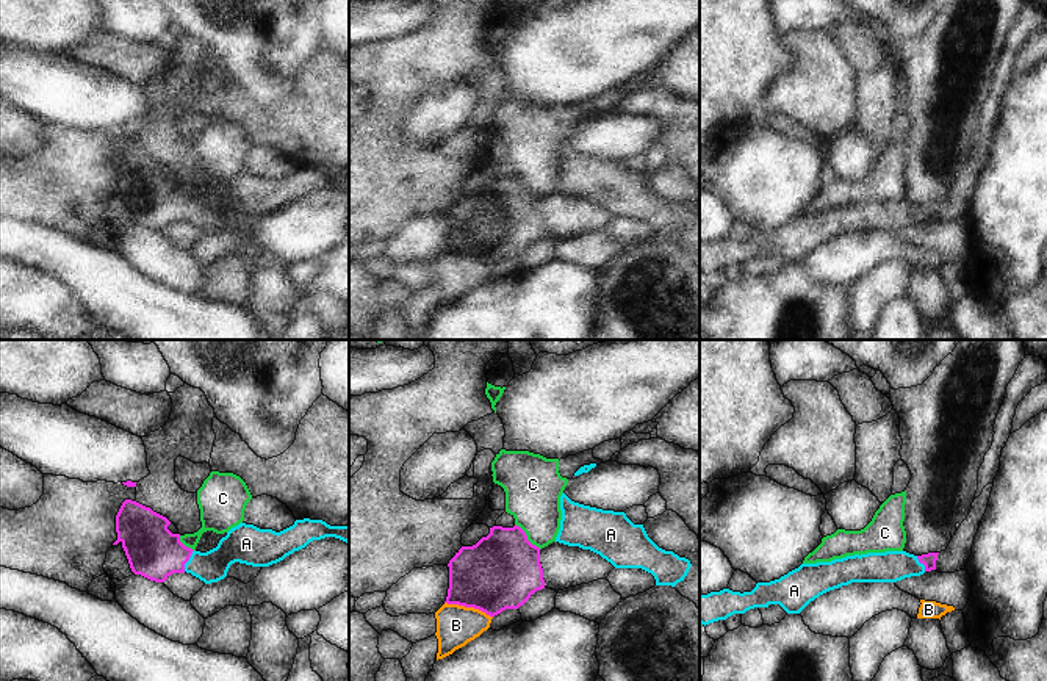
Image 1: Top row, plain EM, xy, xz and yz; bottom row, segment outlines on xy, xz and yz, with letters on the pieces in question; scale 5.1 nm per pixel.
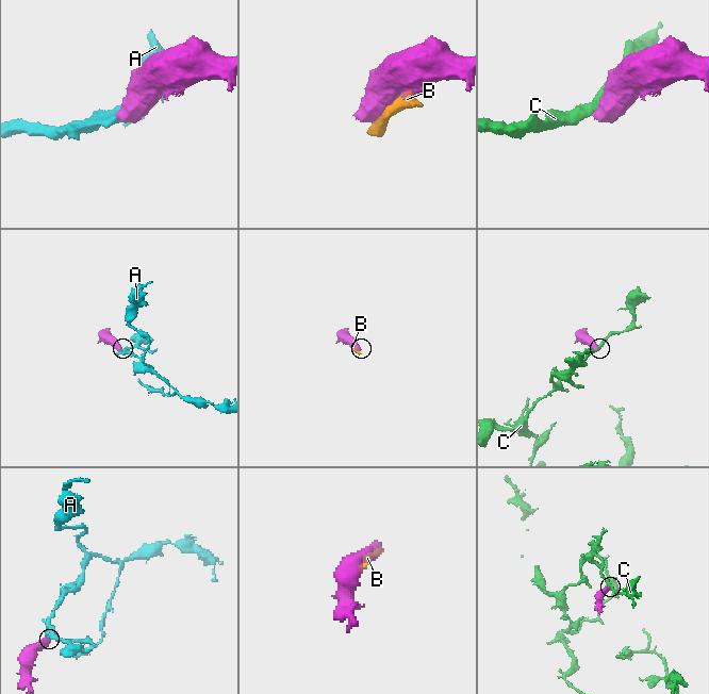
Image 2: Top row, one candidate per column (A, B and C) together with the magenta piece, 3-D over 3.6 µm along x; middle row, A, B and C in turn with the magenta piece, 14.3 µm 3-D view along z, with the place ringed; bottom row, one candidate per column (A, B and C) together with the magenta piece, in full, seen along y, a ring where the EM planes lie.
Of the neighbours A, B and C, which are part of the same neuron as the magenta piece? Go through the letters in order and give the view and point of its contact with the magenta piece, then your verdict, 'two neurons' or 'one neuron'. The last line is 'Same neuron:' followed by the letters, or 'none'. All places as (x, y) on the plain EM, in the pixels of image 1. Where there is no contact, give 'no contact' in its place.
A: contact xy (188, 208); one neuron
B: contact xz (468, 255); two neurons
C: contact xz (526, 187); two neurons
Same neuron: A

